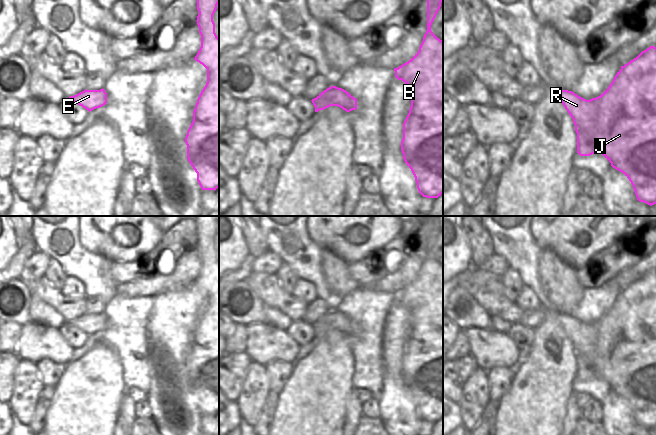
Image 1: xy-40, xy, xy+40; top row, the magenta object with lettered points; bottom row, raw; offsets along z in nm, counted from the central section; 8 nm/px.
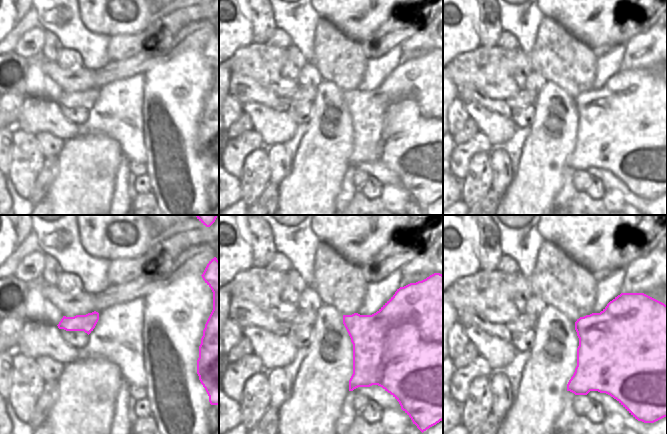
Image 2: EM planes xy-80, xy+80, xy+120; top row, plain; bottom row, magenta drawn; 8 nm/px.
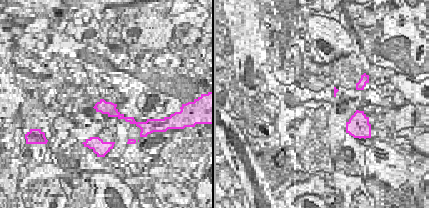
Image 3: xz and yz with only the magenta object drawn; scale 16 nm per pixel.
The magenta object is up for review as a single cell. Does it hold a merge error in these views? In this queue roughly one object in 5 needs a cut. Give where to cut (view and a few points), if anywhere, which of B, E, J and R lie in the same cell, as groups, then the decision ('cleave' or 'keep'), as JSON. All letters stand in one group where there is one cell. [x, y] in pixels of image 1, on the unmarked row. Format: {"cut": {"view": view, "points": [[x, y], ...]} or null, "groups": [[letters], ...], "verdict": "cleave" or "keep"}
{"cut": null, "groups": [["B", "E", "J", "R"]], "verdict": "keep"}

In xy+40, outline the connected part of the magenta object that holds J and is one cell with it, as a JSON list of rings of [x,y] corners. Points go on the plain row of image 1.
[[[650,270],[621,290],[609,311],[596,322],[586,324],[561,313],[557,319],[573,343],[577,377],[602,378],[629,403],[638,425],[656,428],[656,271]]]

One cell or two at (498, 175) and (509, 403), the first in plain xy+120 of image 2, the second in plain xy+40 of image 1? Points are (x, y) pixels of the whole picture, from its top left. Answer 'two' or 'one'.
two

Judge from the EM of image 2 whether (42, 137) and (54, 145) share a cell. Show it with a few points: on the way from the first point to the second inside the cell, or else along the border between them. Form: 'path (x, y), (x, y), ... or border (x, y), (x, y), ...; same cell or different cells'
path (45, 139), (51, 145); same cell

